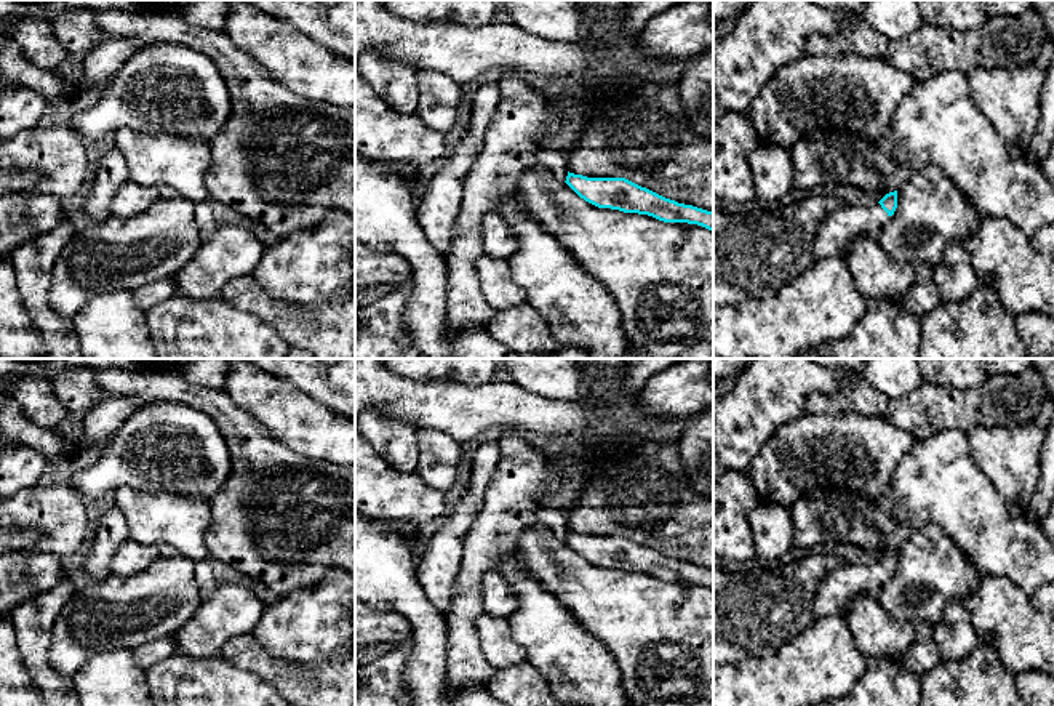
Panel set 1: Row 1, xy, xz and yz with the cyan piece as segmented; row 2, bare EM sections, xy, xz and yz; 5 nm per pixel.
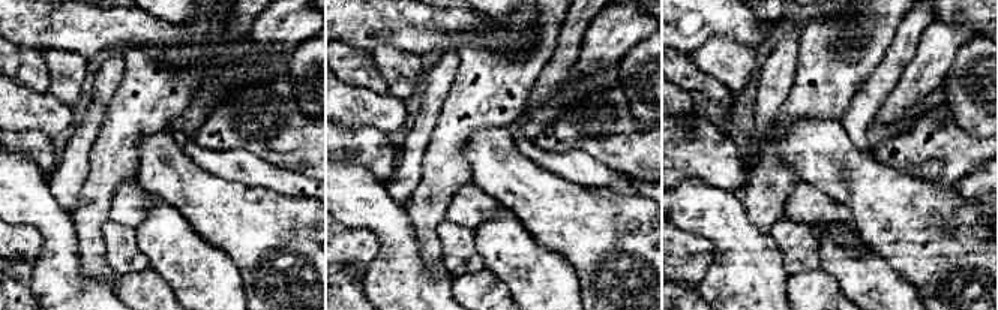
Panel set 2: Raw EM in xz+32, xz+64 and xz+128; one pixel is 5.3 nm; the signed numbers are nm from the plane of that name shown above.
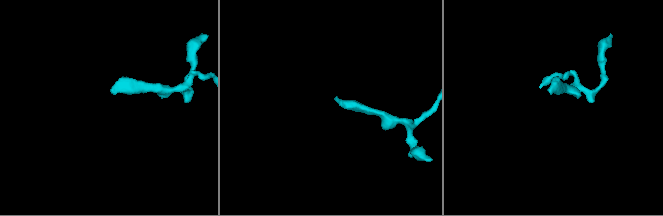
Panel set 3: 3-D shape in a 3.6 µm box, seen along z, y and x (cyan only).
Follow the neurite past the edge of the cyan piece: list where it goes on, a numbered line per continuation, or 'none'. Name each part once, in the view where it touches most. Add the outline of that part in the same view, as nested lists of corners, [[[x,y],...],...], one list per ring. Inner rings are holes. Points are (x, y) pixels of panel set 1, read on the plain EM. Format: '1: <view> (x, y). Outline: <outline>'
1: yz (837, 591). Outline: [[[880,562],[872,567],[846,564],[832,570],[819,584],[819,594],[814,600],[814,620],[843,615],[862,592],[878,596],[889,576]]]

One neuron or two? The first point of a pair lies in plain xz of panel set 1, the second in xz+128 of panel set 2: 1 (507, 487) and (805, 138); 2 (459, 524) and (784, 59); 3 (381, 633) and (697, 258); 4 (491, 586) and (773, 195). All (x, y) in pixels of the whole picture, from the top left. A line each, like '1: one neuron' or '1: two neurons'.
1: two neurons
2: one neuron
3: one neuron
4: two neurons

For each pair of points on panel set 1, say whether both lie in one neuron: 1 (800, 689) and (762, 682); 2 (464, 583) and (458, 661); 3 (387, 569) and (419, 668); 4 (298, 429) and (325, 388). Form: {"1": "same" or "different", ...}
{"1": "same", "2": "same", "3": "same", "4": "different"}

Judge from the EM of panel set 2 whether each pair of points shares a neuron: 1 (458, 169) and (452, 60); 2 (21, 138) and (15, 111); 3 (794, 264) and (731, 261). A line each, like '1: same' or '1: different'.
1: different
2: different
3: different

